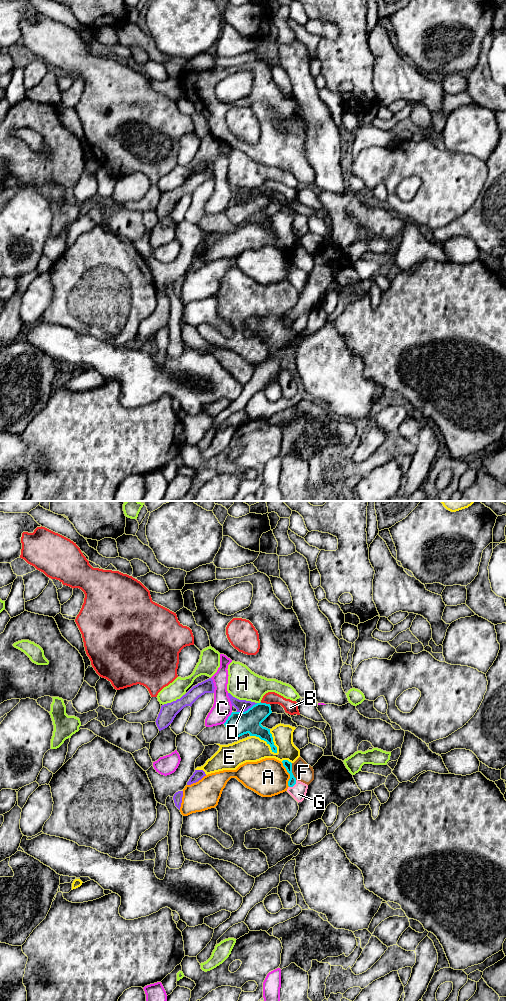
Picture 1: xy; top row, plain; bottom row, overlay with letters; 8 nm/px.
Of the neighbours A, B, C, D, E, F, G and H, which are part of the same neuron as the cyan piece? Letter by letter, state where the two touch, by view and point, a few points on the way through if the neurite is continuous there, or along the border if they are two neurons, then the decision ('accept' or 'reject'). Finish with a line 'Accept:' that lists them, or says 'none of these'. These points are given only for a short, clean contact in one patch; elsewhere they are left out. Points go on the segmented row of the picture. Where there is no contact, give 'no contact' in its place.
A: contact xy (289, 773); reject
B: contact xy (265, 703); reject
C: contact xy (228, 718); reject
D: contact xy (247, 710); border xy (257, 703), (244, 711), (236, 712); reject
E: contact xy (265, 740); reject
F: contact xy (291, 771); reject
G: contact xy (293, 785); way xy (288, 765), (293, 785), (298, 791); accept
H: contact xy (258, 703); reject
Accept: G

